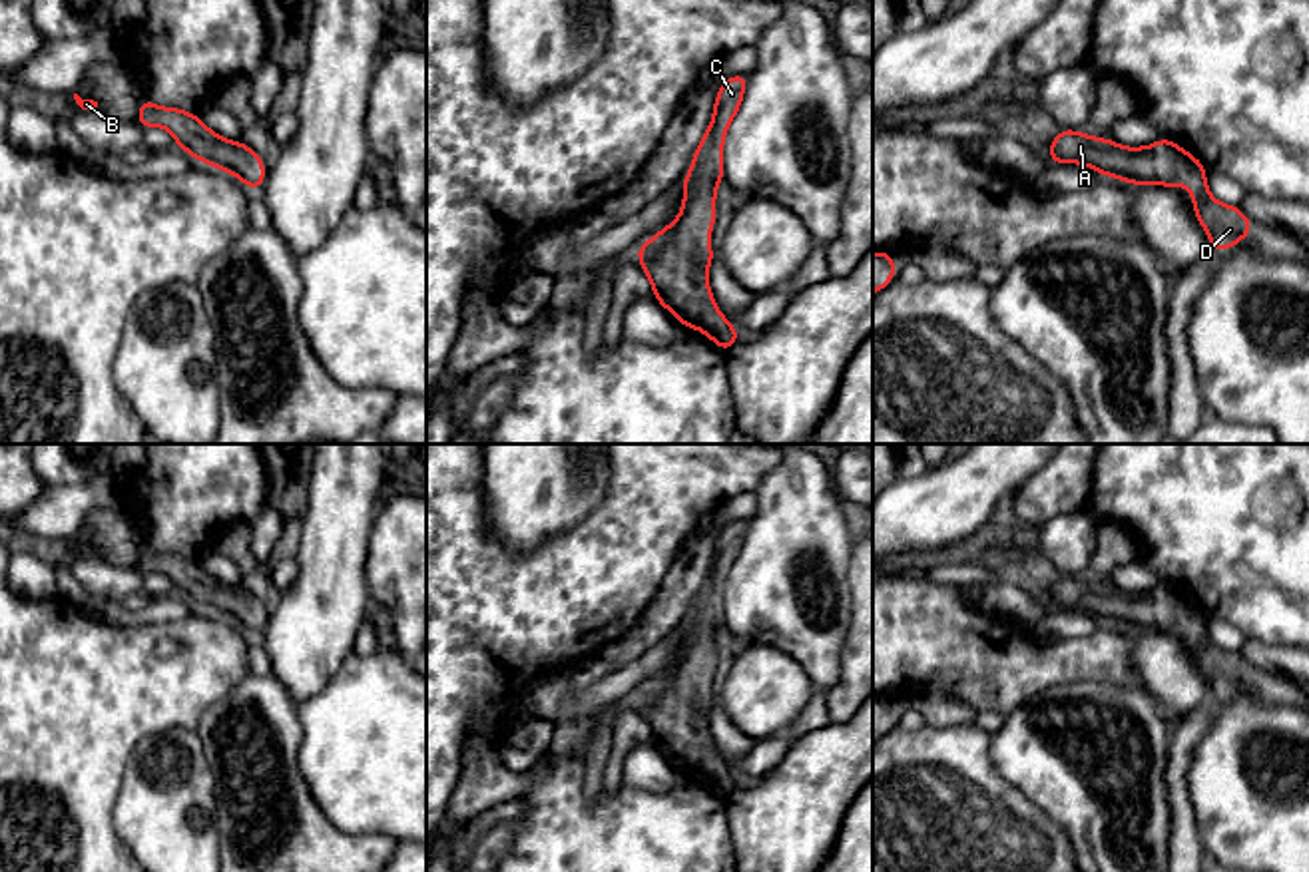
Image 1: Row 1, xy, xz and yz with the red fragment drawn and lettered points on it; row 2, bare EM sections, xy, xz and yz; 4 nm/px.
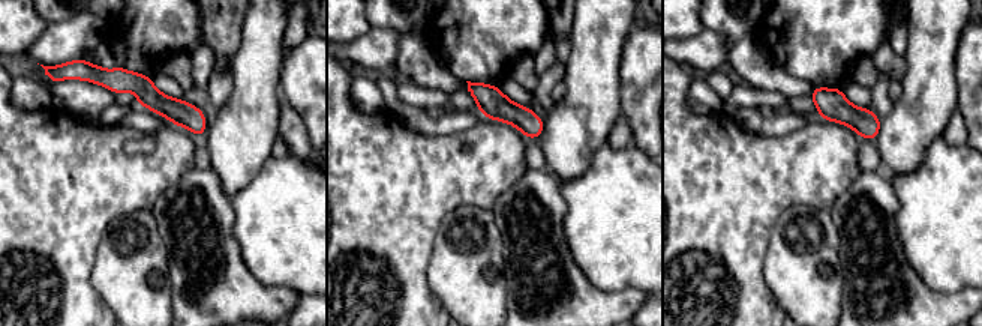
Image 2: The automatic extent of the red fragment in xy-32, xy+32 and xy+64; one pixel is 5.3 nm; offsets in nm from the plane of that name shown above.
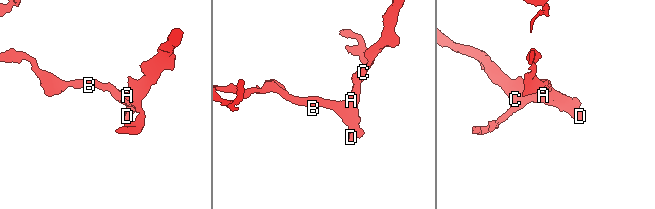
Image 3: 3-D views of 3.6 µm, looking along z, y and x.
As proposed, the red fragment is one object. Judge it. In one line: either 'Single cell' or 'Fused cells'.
Single cell

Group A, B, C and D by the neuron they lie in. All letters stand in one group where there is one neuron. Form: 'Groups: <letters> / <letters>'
Groups: A B C D

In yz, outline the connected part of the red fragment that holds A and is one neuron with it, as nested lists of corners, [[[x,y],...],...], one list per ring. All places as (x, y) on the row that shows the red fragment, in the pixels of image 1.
[[[1062,129],[1046,155],[1052,163],[1084,163],[1100,175],[1112,175],[1138,187],[1187,185],[1211,251],[1231,249],[1253,229],[1251,219],[1237,205],[1223,205],[1209,195],[1205,165],[1168,137],[1148,147],[1122,147],[1114,139]]]

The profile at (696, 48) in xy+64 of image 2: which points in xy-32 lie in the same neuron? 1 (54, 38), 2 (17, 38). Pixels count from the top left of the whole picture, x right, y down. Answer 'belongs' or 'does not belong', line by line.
1: belongs
2: does not belong

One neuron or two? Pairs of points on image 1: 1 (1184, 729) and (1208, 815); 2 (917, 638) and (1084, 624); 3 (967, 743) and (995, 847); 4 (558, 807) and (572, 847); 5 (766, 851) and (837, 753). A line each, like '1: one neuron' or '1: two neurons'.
1: two neurons
2: two neurons
3: one neuron
4: one neuron
5: one neuron

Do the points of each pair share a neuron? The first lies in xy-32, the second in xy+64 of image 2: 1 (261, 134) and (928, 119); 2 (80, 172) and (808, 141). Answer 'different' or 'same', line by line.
1: same
2: same

